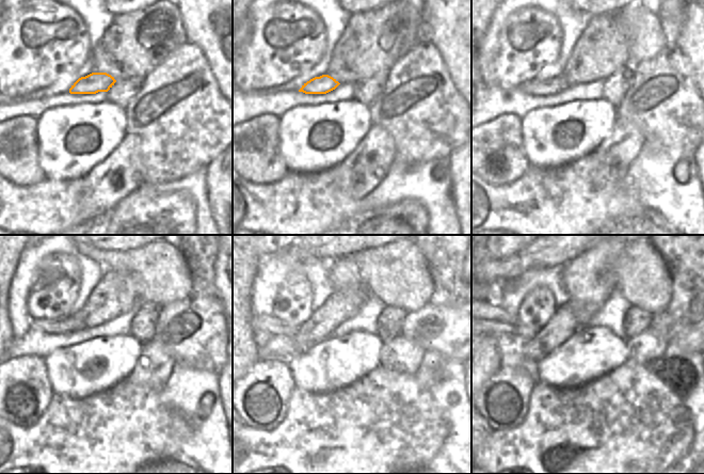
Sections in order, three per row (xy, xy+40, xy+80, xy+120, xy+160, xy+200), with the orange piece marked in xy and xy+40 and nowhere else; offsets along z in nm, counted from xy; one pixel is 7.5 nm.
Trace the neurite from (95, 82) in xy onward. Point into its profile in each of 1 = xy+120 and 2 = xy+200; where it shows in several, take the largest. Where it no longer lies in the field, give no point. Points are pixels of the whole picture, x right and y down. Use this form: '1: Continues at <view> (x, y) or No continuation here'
1: Continues at xy+120 (58, 326)
2: Continues at xy+200 (493, 319)

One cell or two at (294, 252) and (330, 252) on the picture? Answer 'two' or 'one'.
one

